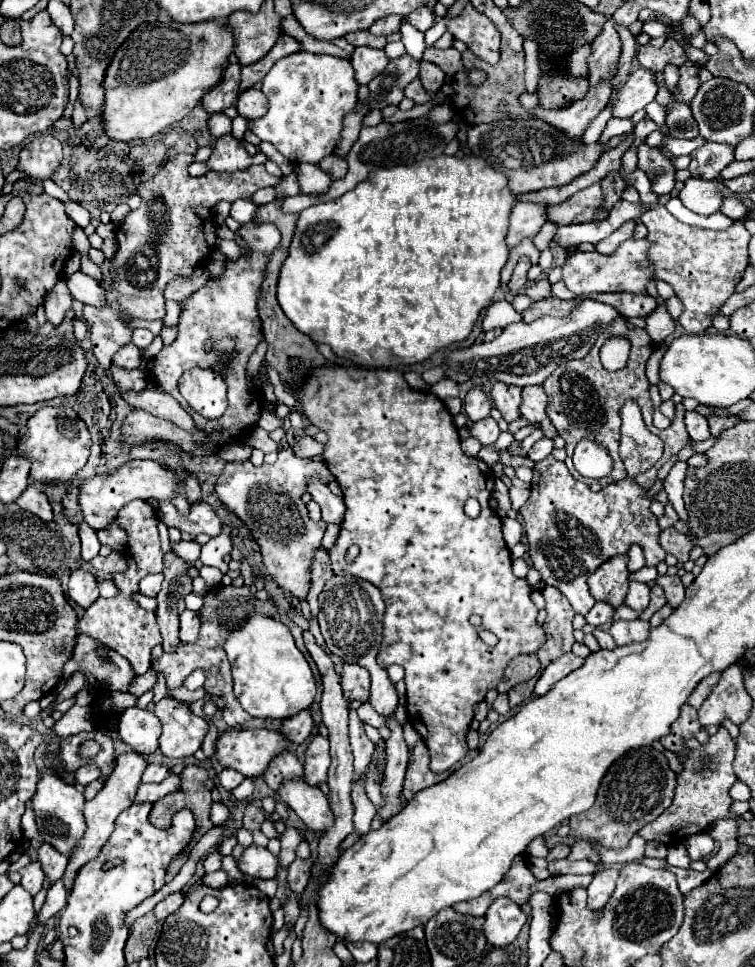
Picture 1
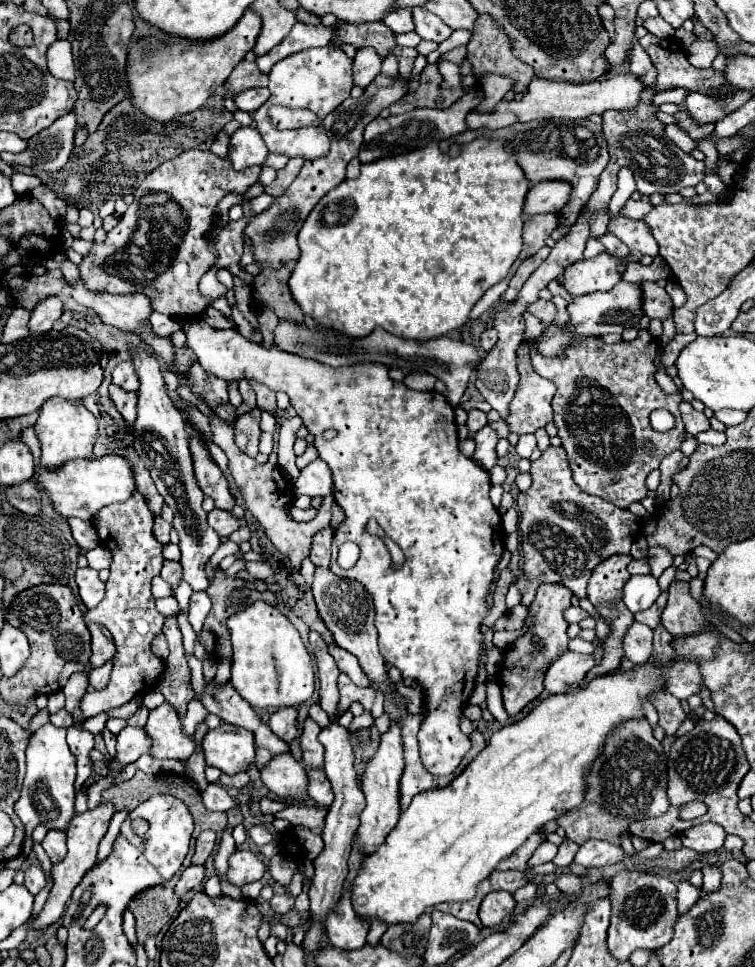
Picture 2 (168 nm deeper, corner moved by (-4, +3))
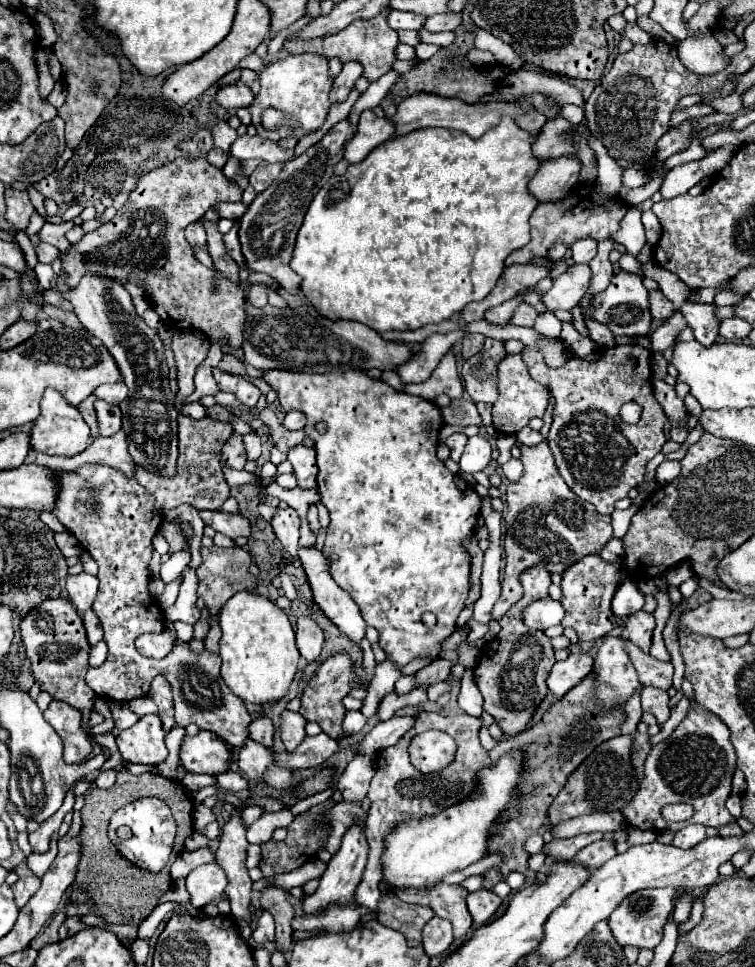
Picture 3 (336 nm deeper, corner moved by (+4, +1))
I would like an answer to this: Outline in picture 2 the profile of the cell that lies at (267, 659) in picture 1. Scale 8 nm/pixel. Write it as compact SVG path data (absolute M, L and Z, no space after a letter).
M262 601L236 613L228 621L234 647L230 683L252 707L298 707L314 693L314 669L298 629L276 609Z

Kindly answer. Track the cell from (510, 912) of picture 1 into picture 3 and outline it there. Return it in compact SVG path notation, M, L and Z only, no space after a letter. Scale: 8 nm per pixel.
M478 889L474 893L468 893L466 903L468 903L468 911L470 911L474 923L482 925L496 913L502 899L496 893L488 891L488 889Z

